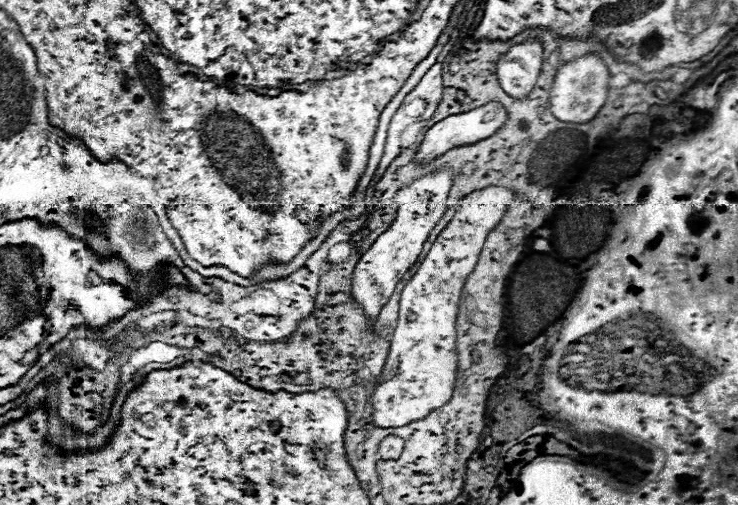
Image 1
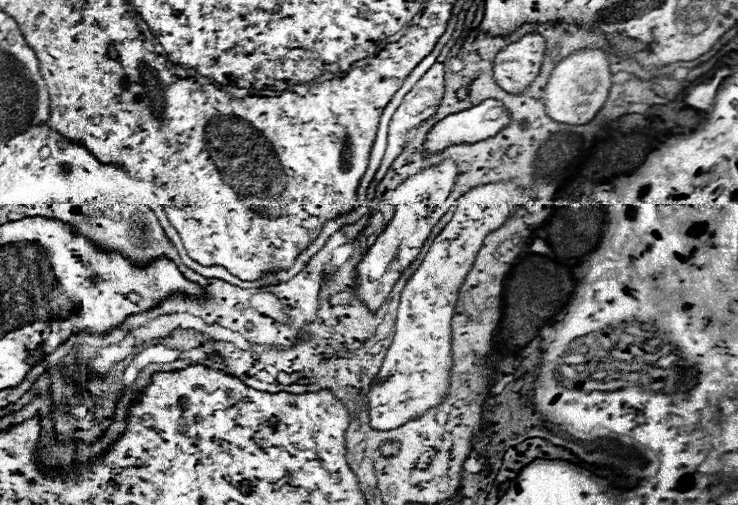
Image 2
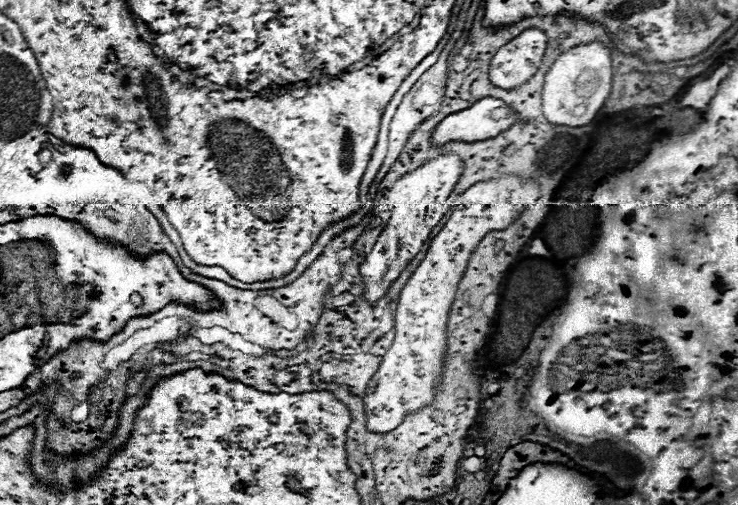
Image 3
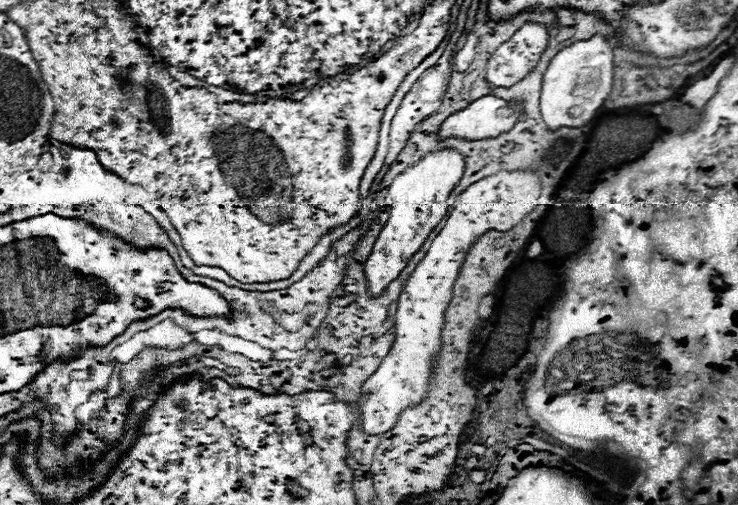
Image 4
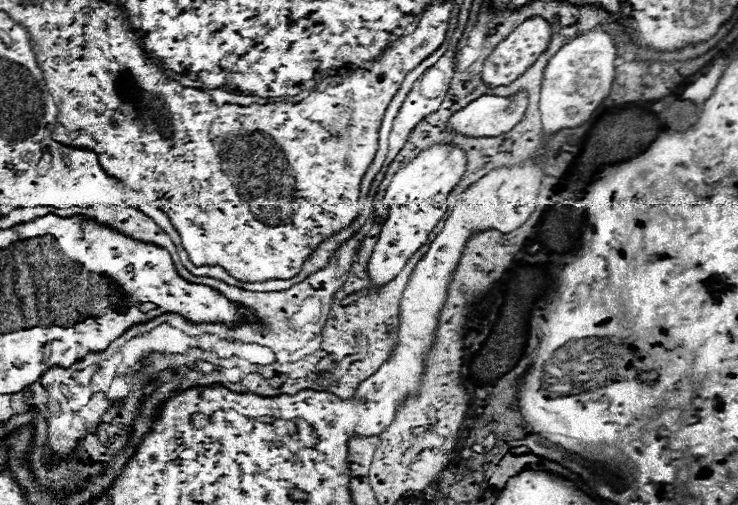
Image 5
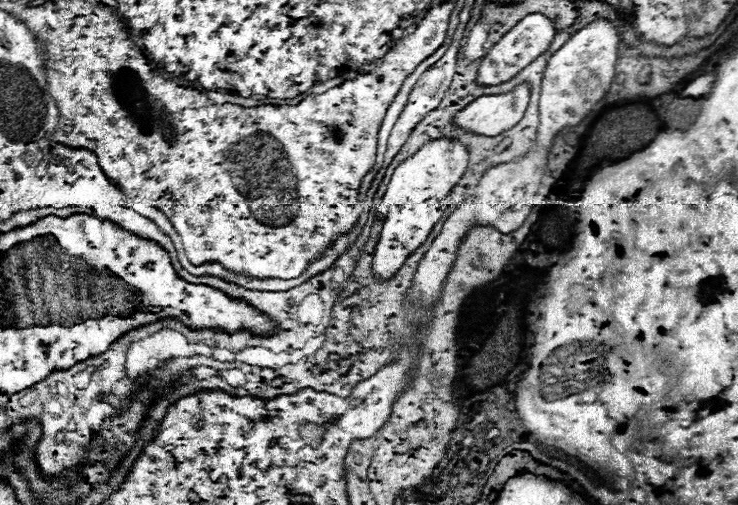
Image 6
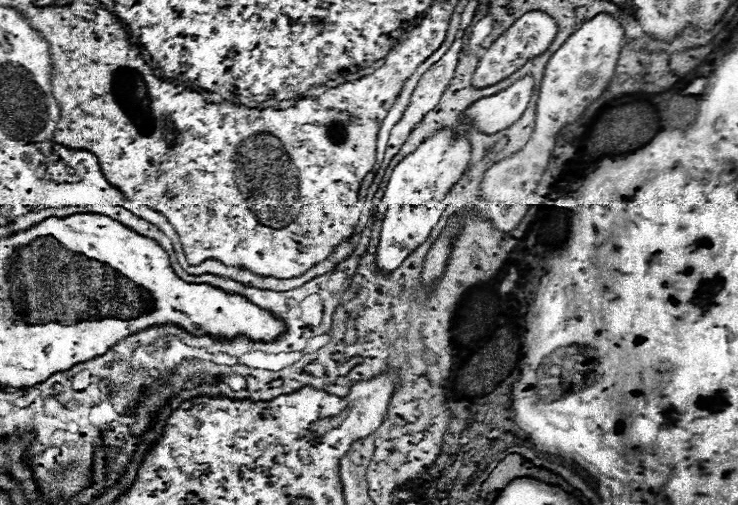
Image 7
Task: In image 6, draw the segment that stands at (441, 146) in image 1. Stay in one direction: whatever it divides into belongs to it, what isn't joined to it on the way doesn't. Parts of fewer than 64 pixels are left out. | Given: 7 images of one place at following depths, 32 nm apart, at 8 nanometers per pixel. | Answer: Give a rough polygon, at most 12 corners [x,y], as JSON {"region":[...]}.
{"region":[[526,84],[480,96],[454,116],[466,132],[496,136],[522,120]]}

